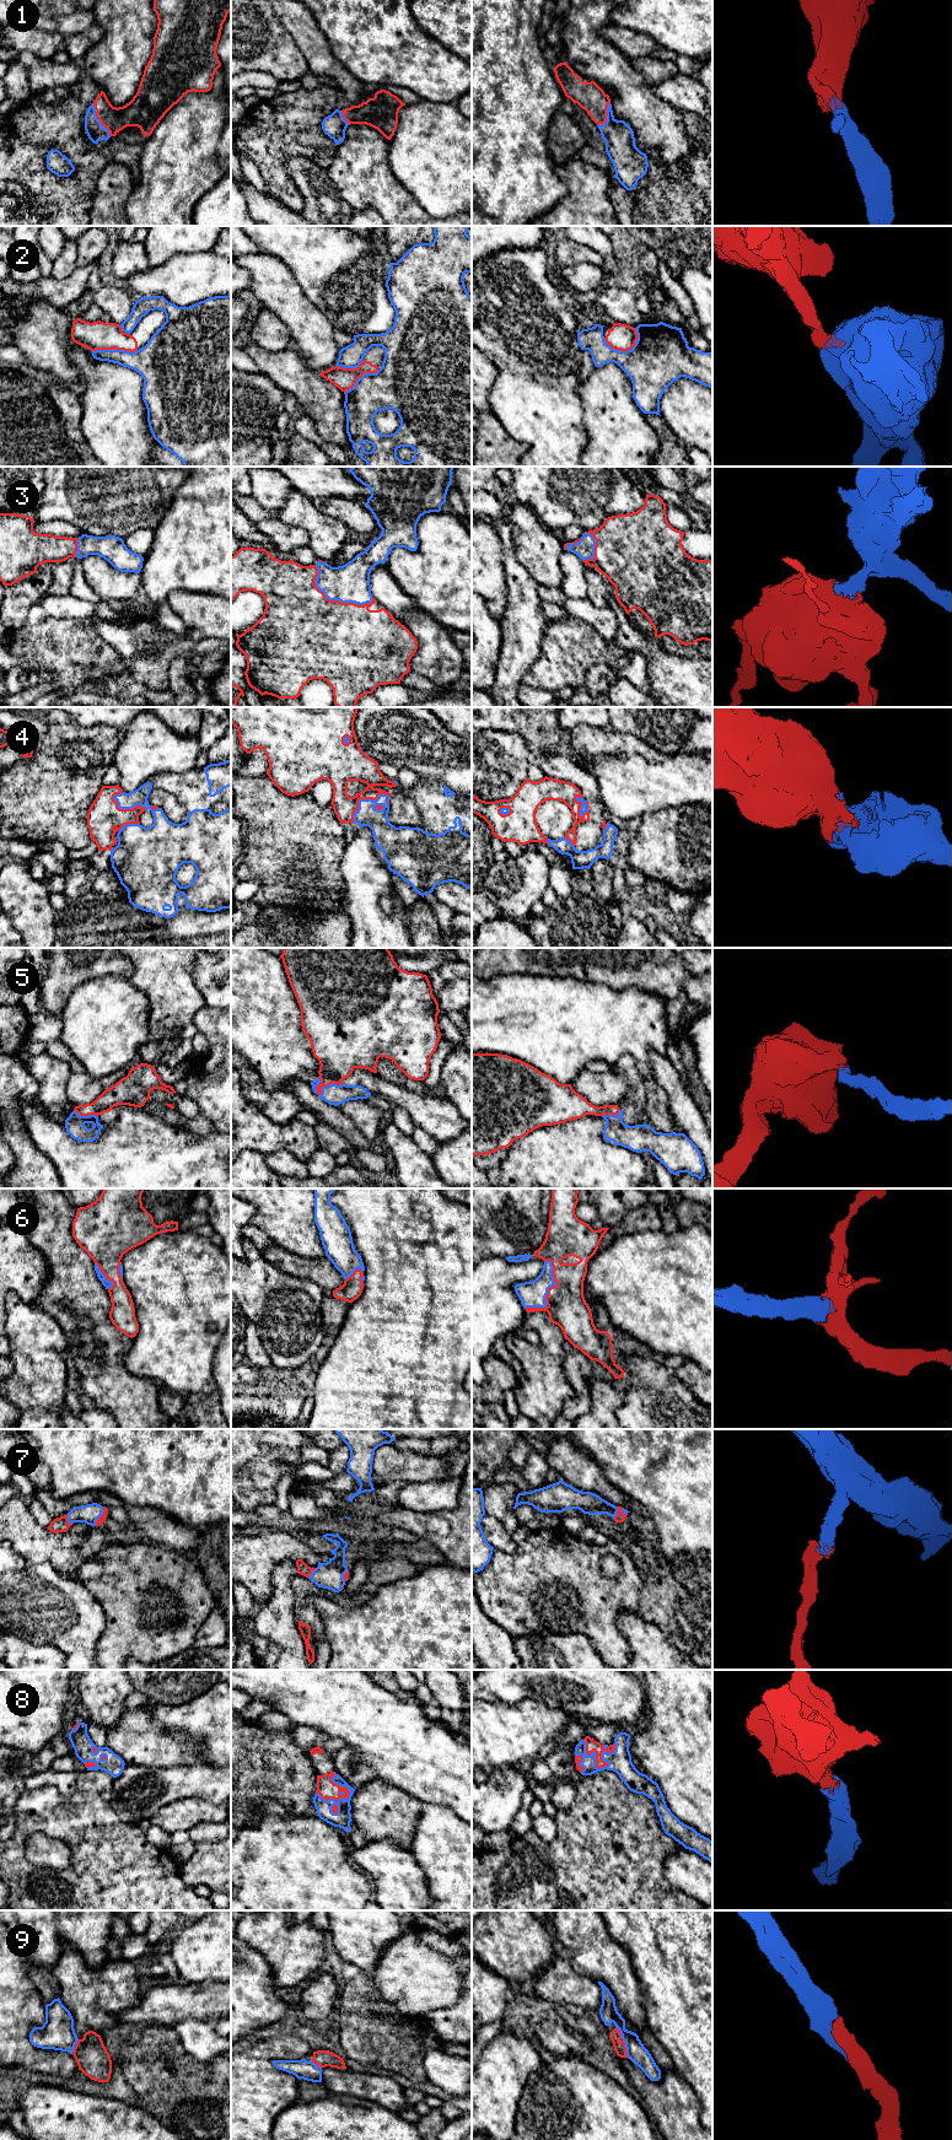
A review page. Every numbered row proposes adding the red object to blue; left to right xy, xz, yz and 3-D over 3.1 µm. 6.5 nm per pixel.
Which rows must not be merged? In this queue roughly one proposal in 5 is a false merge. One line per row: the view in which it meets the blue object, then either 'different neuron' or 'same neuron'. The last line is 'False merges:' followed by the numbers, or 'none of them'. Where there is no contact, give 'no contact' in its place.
1: meets blue in xy; same neuron
2: meets blue in yz; different neuron
3: meets blue in xz; same neuron
4: meets blue in xz; same neuron
5: meets blue in xz; same neuron
6: meets blue in yz; same neuron
7: meets blue in xy; same neuron
8: meets blue in xz; same neuron
9: meets blue in yz; same neuron
False merges: 2

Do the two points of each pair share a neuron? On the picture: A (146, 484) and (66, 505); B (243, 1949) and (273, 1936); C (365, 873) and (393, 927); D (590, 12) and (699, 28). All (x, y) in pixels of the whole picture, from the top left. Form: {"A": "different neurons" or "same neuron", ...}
{"A": "same neuron", "B": "different neurons", "C": "same neuron", "D": "different neurons"}

